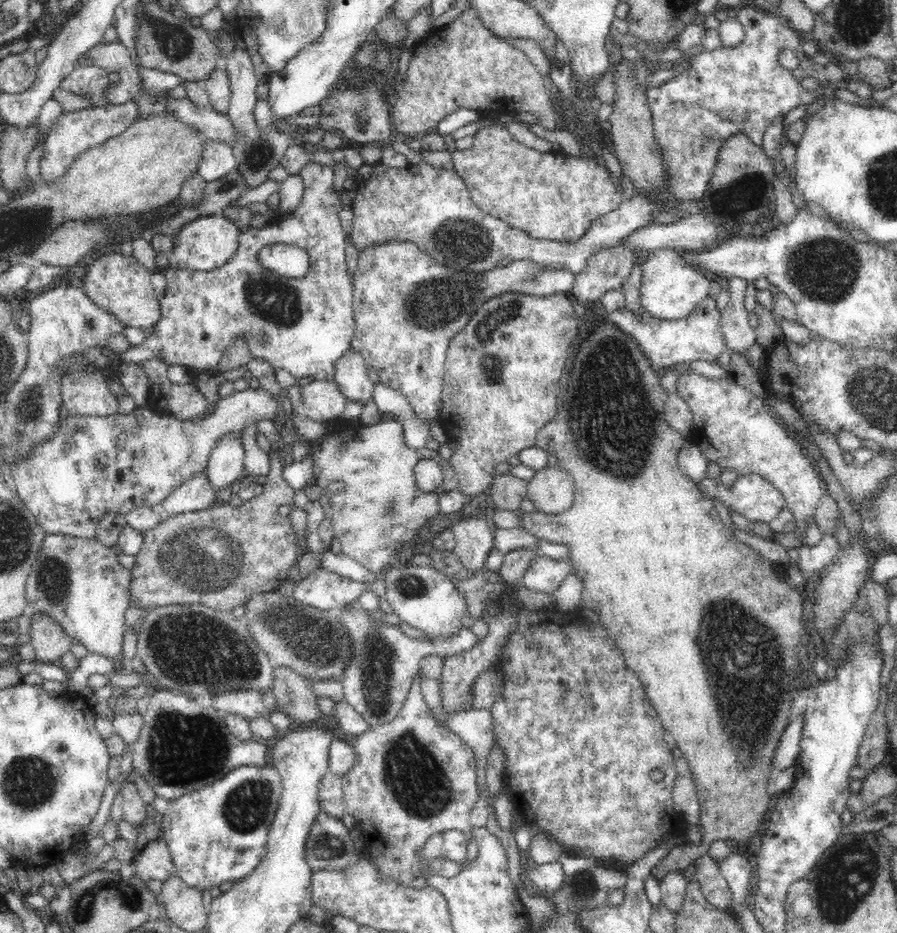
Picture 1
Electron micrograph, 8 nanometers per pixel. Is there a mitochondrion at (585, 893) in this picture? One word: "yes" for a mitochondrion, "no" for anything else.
yes

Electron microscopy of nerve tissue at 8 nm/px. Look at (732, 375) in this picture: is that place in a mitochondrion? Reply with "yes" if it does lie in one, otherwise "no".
no

